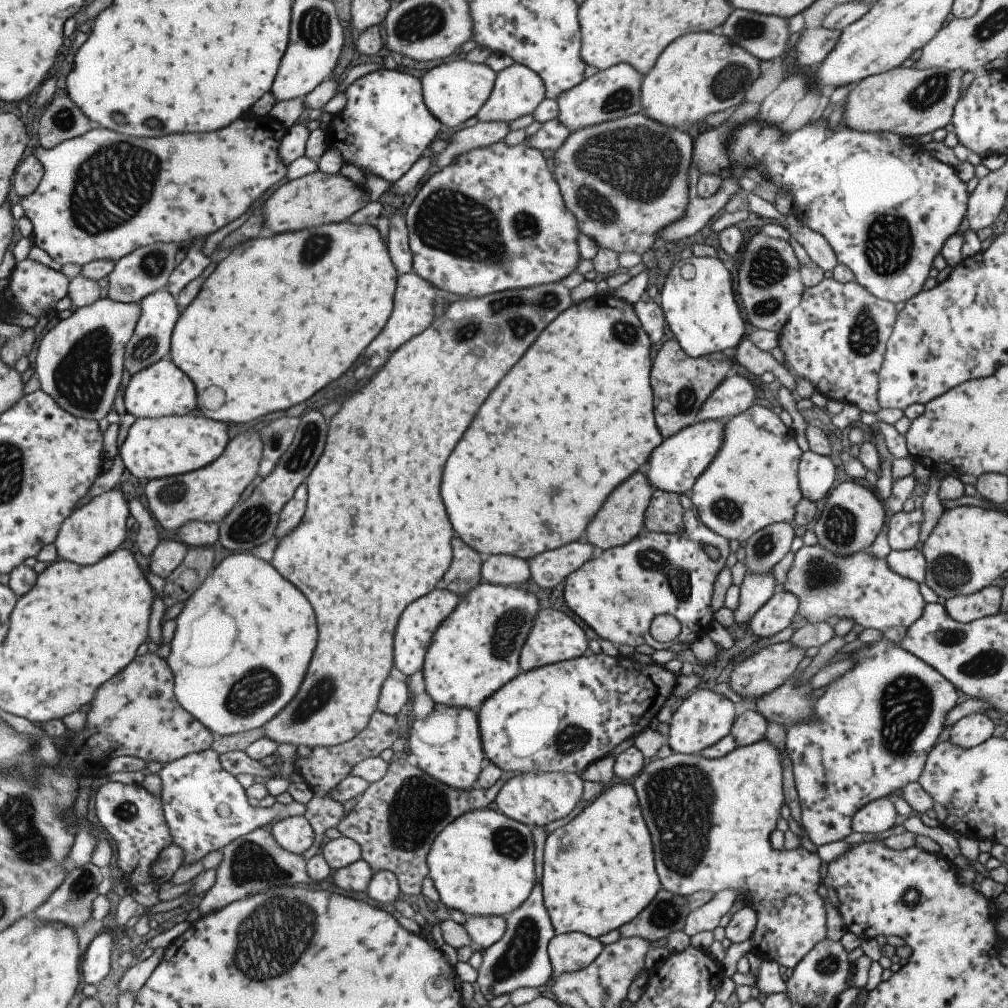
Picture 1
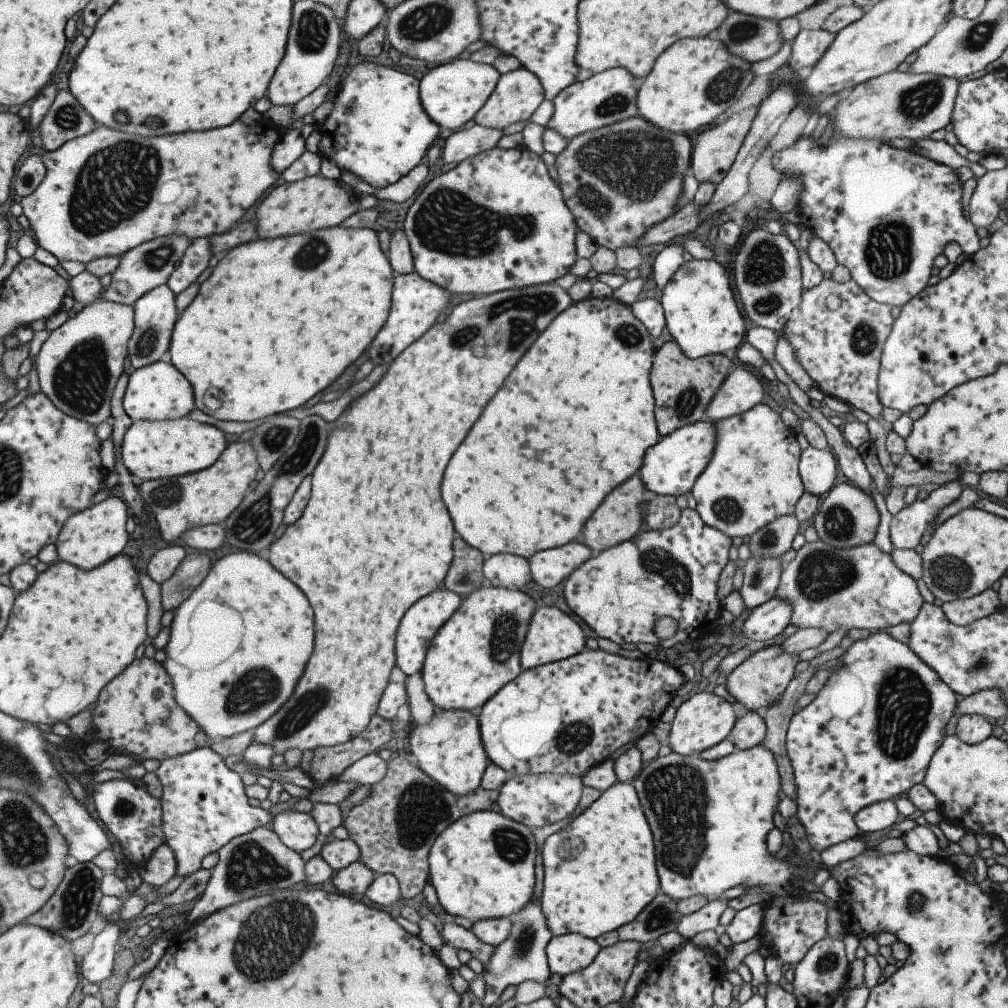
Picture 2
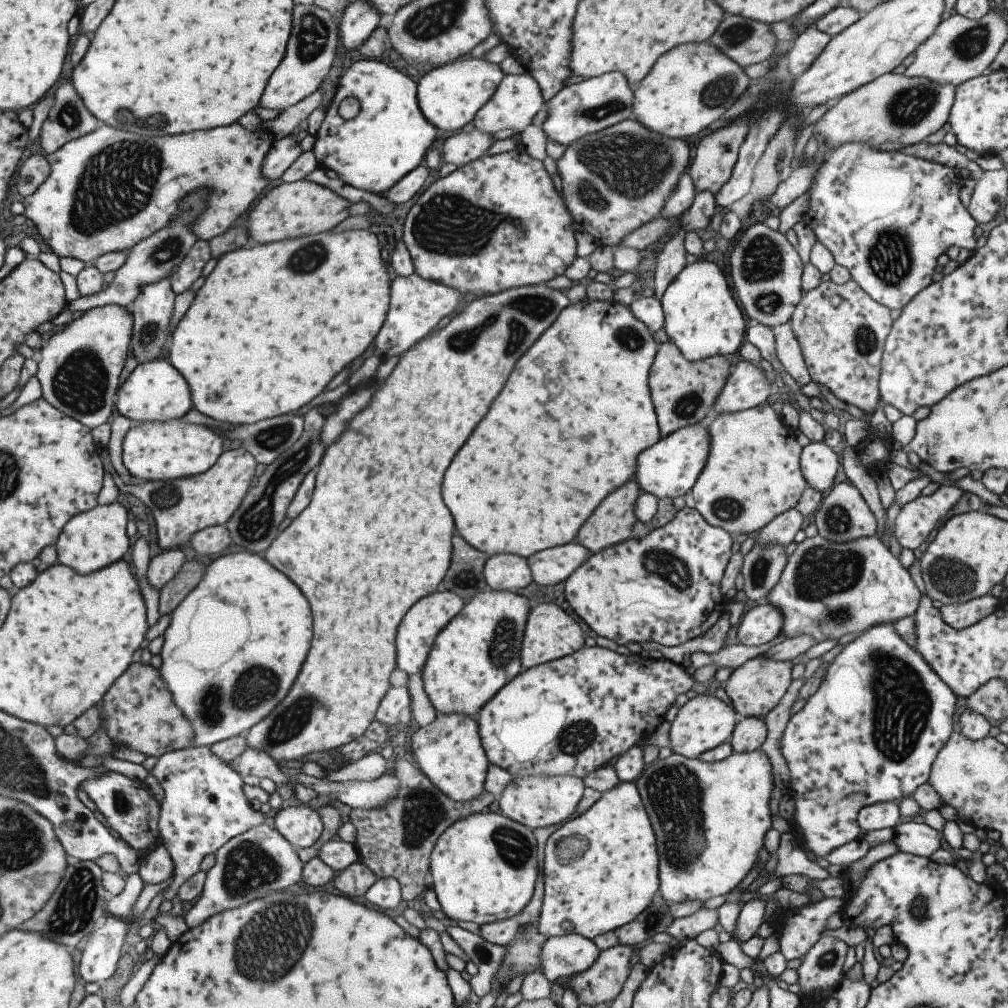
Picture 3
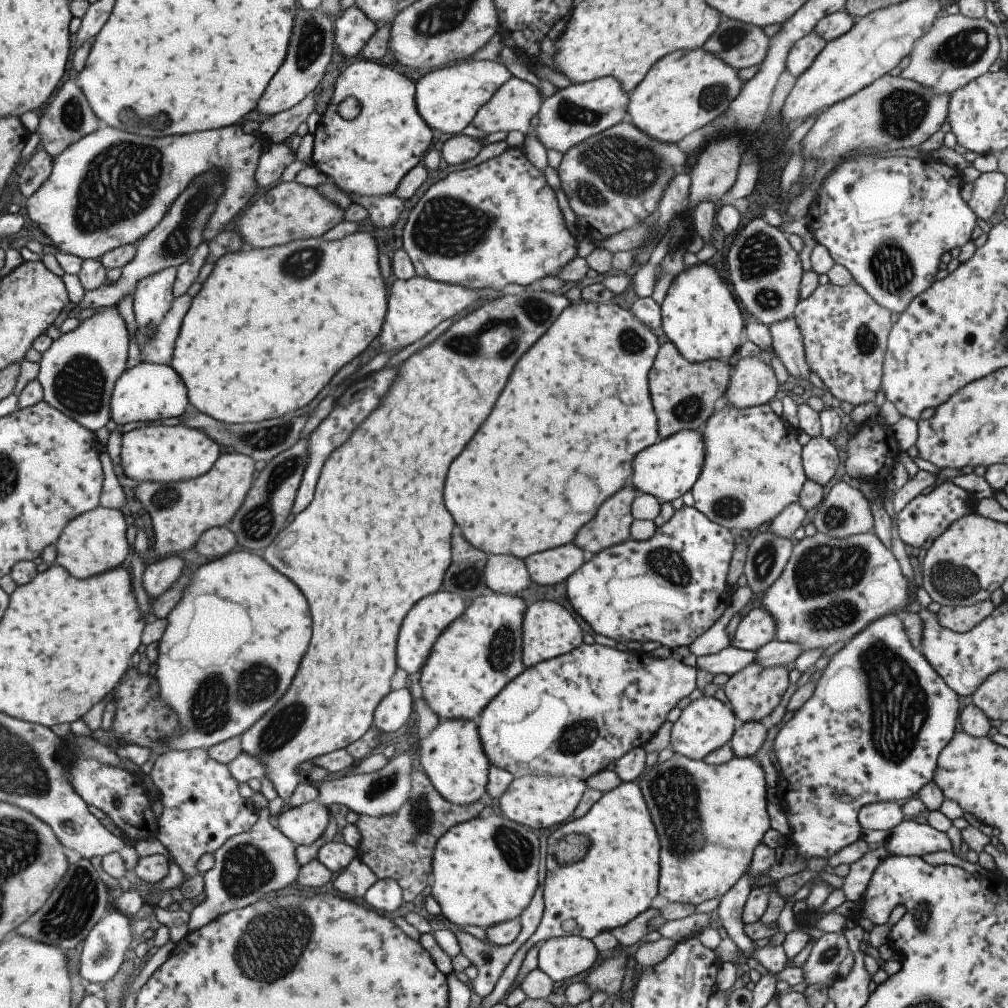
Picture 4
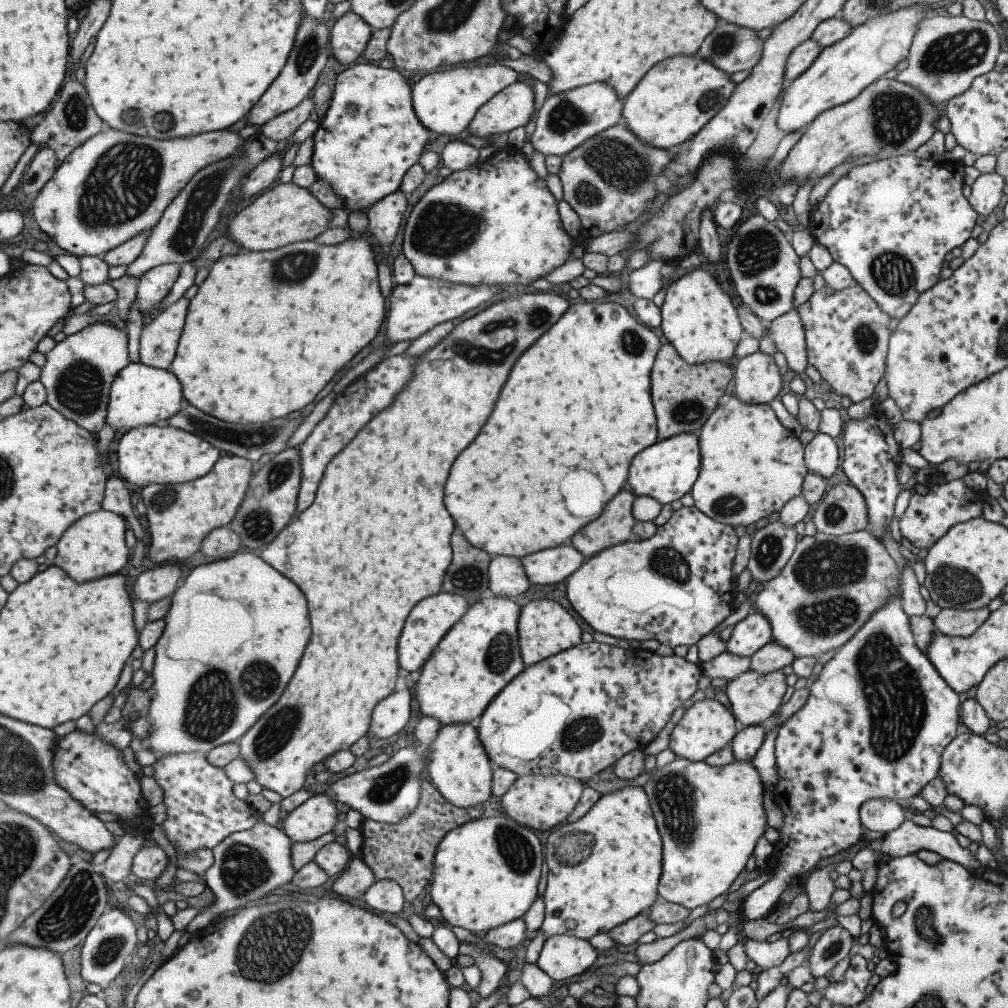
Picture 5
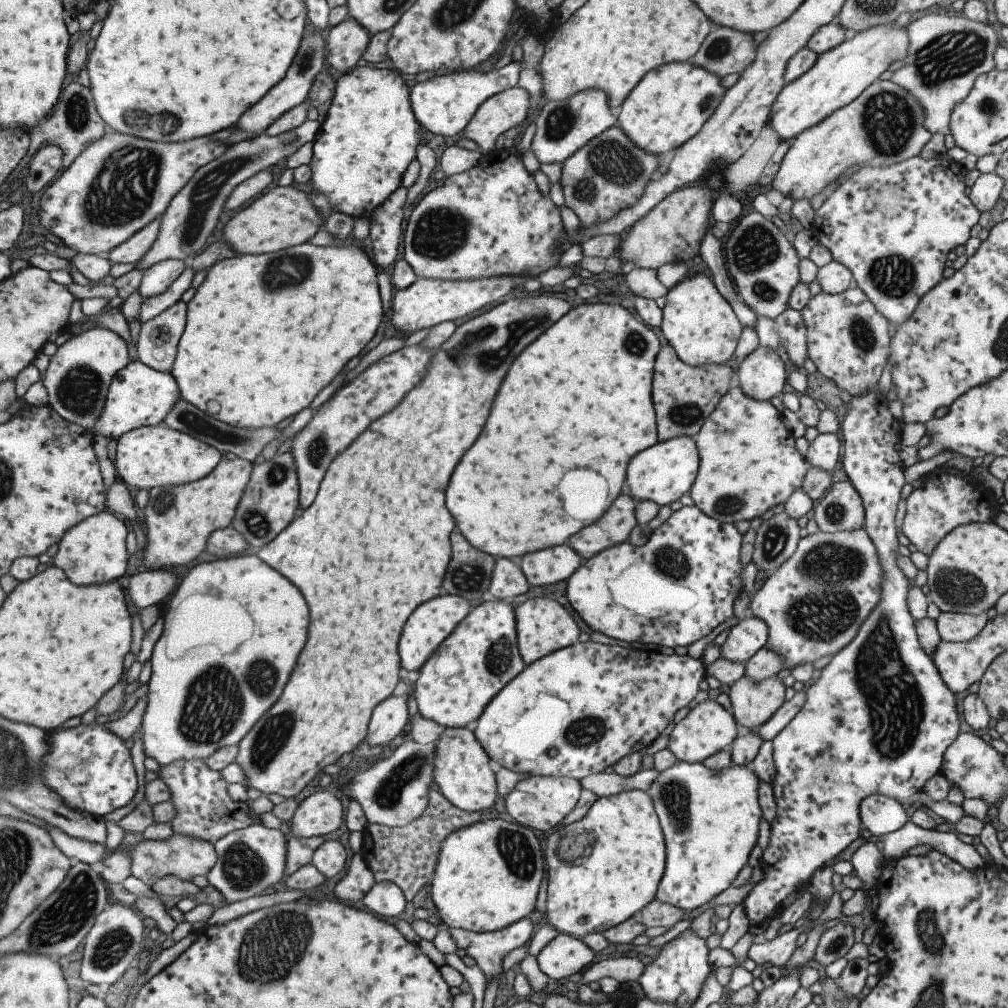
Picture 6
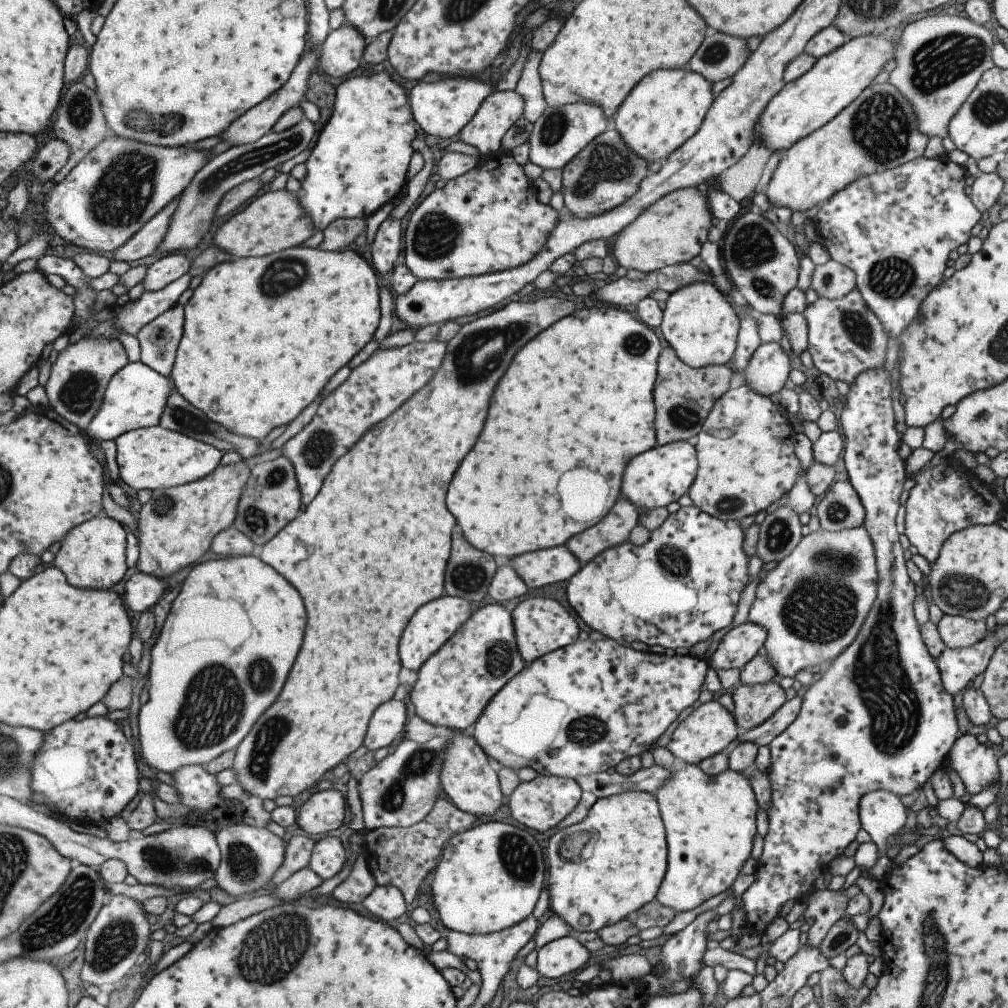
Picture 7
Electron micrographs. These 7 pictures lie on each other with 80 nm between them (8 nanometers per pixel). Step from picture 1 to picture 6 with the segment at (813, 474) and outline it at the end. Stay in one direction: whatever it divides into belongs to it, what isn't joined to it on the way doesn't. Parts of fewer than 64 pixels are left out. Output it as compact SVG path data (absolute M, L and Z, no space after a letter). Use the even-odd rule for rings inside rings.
M819 433L811 442L808 442L803 456L807 464L831 473L839 460L839 446L841 446L839 441L834 434Z

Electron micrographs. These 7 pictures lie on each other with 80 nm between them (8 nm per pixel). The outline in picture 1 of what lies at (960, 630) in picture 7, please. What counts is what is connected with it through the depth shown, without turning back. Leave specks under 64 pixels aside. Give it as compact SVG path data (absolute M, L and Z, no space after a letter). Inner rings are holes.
M989 585L968 595L955 595L945 599L945 612L960 623L988 617L998 613L1001 587Z

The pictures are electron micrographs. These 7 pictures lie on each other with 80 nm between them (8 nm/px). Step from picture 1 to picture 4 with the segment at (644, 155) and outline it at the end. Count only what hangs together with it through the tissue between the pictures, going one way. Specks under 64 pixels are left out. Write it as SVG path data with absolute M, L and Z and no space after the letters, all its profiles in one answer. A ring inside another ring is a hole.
M626 119L568 148L556 171L577 226L593 228L605 240L643 222L657 209L663 190L675 175L673 168L683 164L686 155L675 143L651 138Z

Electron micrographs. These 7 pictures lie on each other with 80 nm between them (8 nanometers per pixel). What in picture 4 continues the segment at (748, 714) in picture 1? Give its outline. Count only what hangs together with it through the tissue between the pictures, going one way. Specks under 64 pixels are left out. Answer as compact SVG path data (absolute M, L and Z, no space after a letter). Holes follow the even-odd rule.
M747 721L732 732L727 743L735 757L753 757L762 747L766 732L761 721Z

